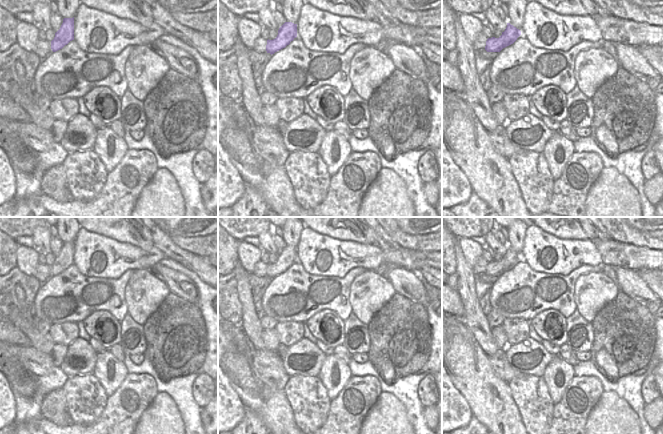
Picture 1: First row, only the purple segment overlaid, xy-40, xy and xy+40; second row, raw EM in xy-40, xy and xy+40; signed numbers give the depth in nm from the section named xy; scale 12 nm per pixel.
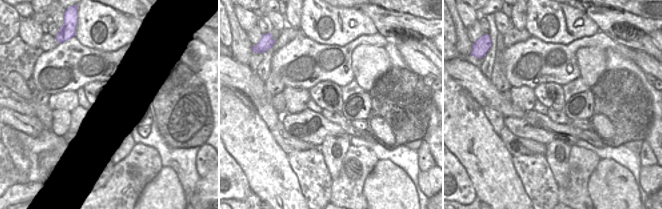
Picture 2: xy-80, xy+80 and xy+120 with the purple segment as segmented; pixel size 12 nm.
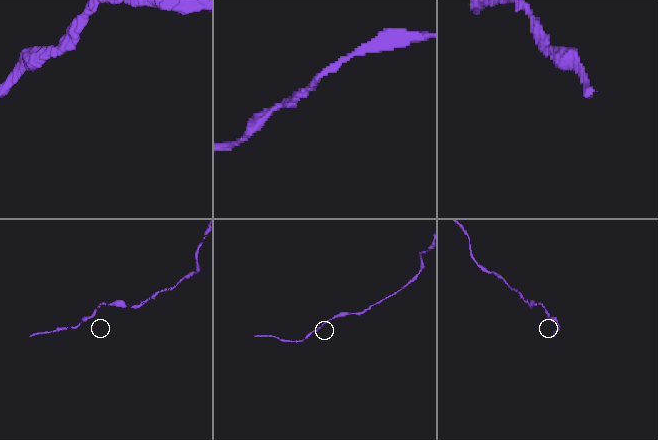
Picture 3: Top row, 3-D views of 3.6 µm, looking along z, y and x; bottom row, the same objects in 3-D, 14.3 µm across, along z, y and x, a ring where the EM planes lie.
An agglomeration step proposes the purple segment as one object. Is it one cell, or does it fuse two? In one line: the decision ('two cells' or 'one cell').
one cell

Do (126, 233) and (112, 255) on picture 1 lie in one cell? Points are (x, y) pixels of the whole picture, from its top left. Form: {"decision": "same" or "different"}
{"decision": "different"}

